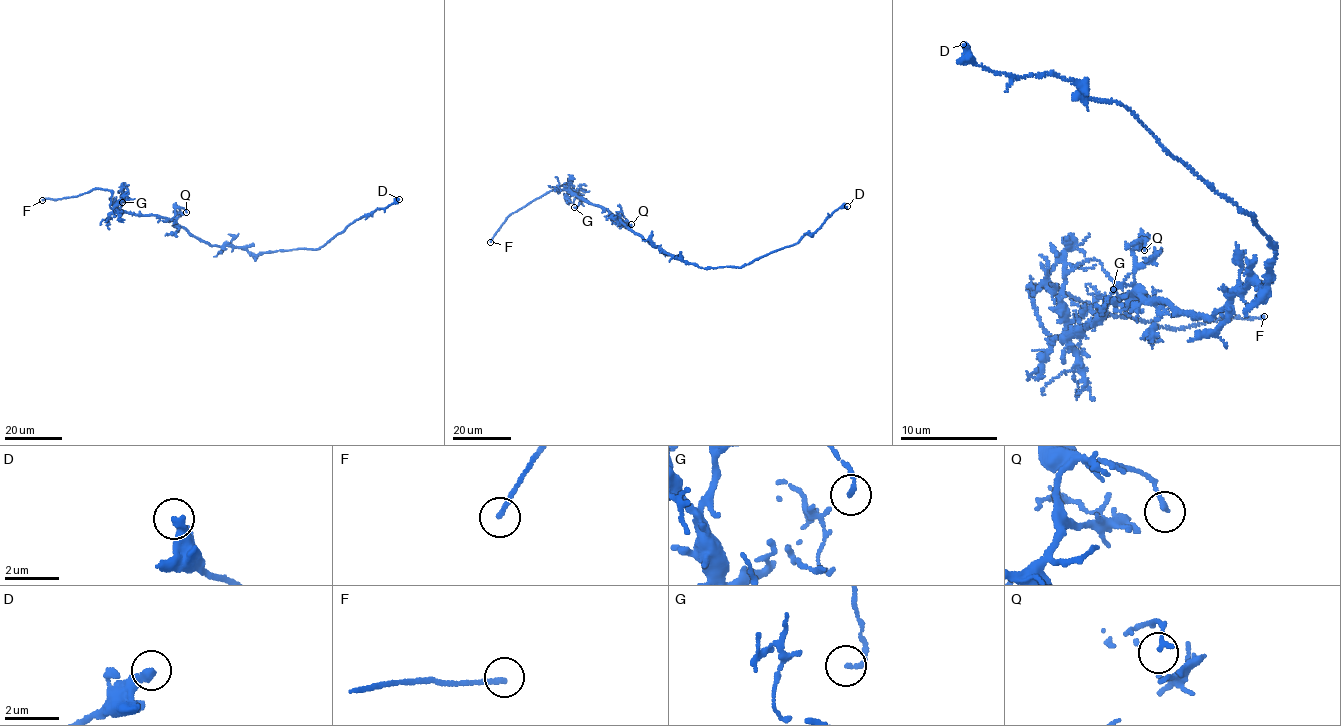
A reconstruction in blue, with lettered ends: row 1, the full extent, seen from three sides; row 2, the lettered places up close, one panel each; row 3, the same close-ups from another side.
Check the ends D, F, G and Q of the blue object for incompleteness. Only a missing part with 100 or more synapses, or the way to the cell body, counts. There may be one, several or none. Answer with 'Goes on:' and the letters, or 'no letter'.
Goes on: F

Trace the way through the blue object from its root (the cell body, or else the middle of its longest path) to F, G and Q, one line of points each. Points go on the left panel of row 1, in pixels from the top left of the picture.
F: (212, 245), (200, 241), (171, 220), (116, 211), (110, 207), (109, 190), (95, 189), (74, 197), (42, 200)
G: (212, 245), (200, 241), (171, 220), (114, 208), (124, 192), (122, 202)
Q: (212, 245), (200, 241), (174, 222), (176, 208), (182, 207), (186, 212)

